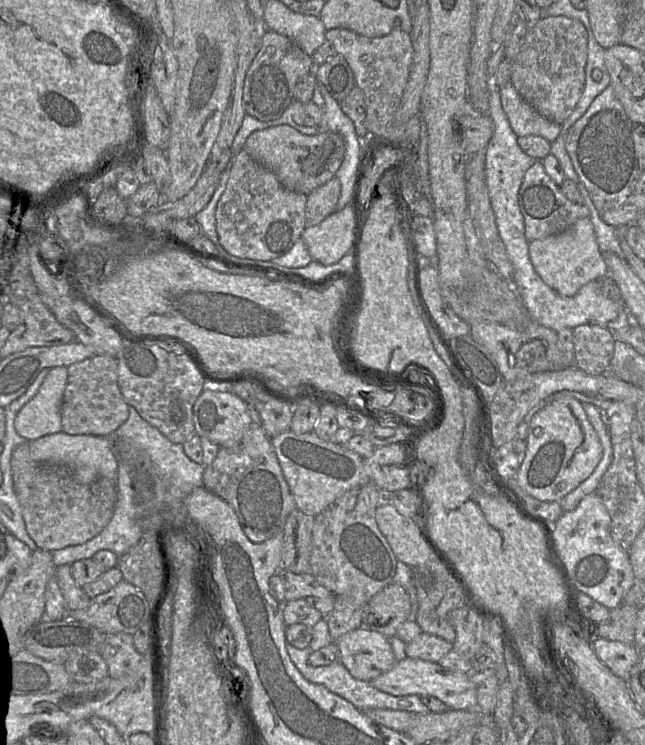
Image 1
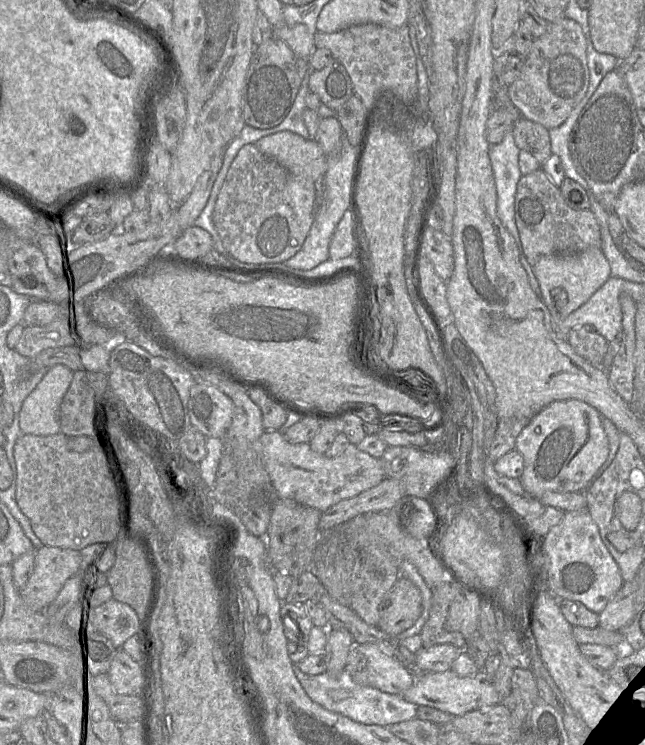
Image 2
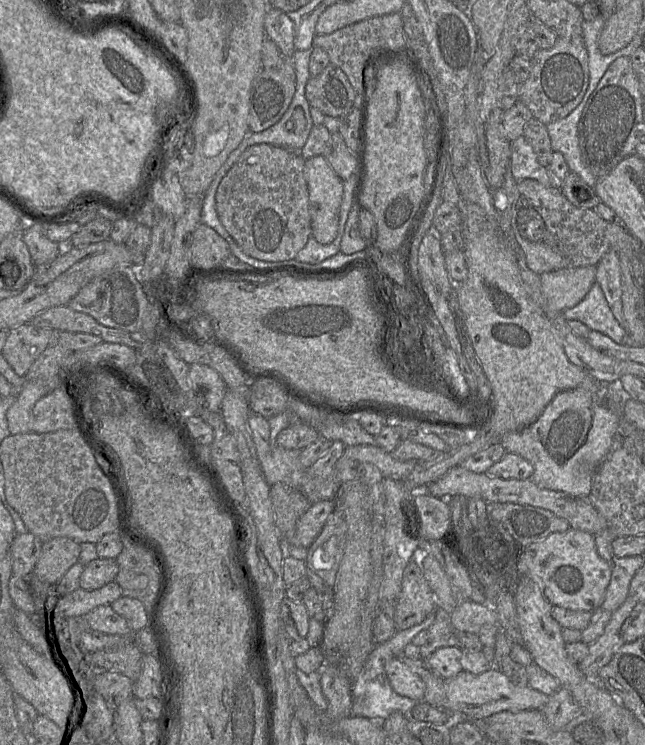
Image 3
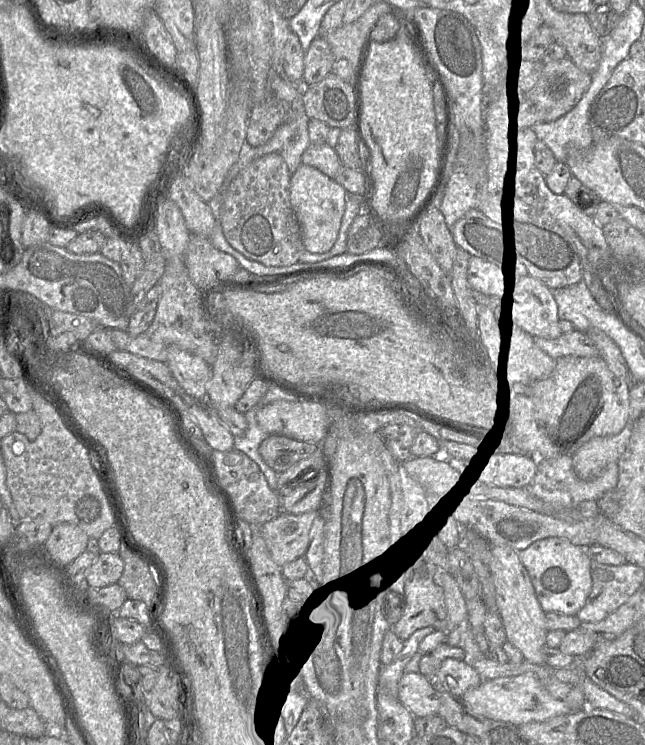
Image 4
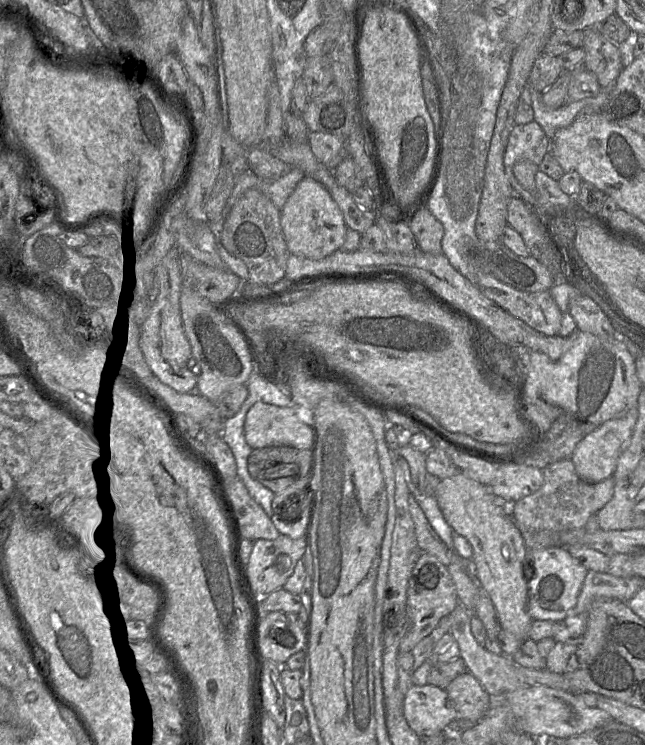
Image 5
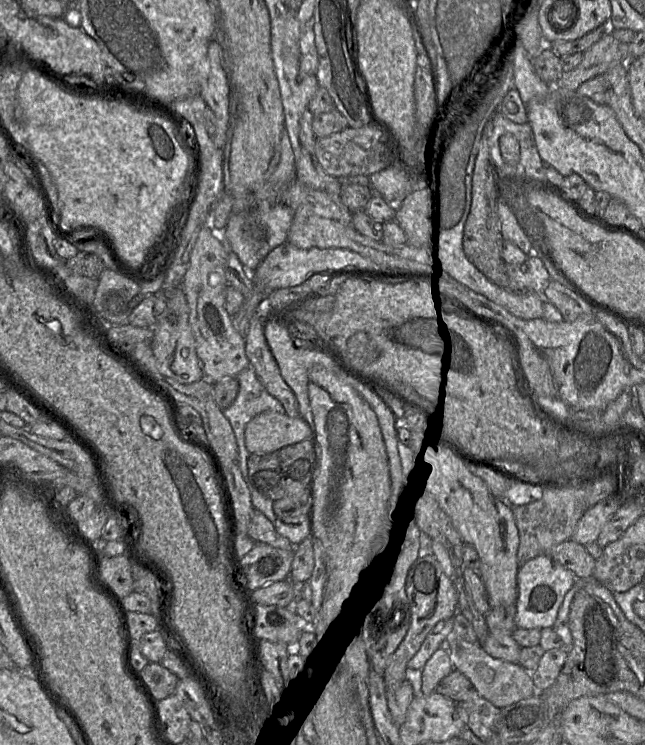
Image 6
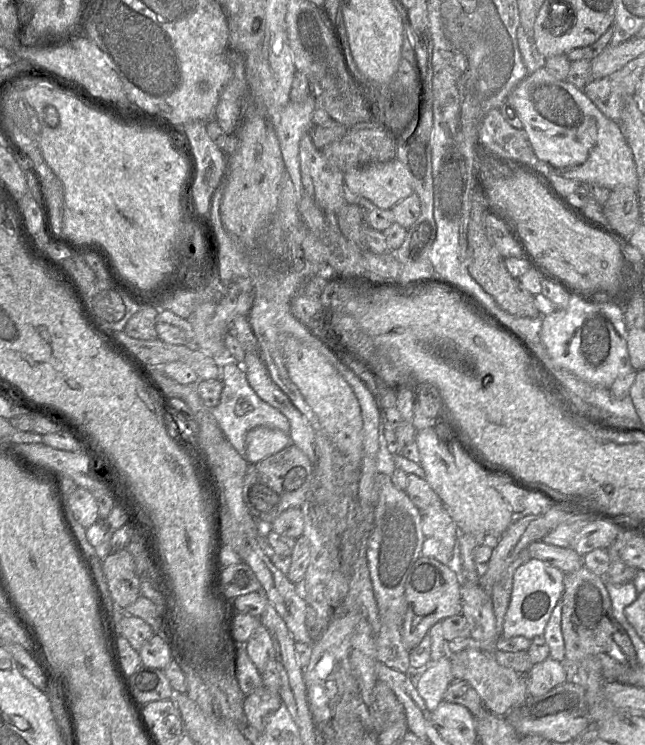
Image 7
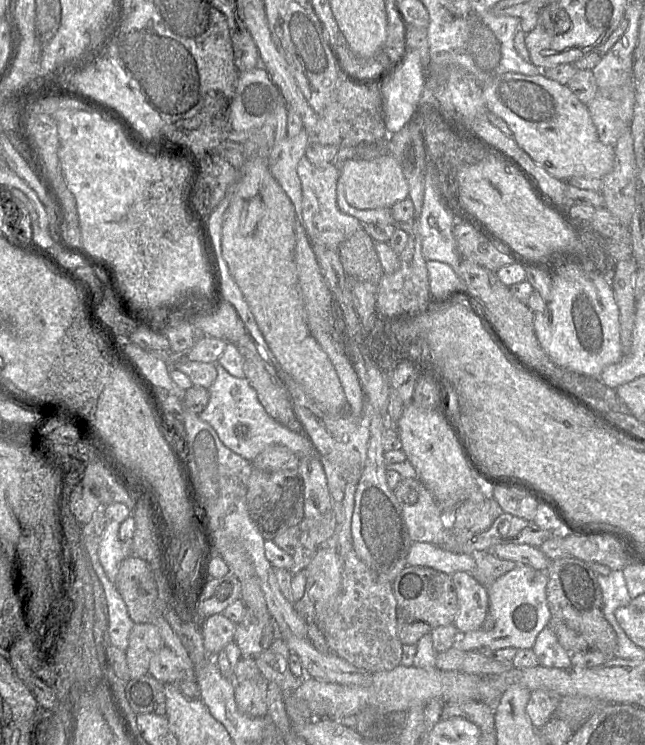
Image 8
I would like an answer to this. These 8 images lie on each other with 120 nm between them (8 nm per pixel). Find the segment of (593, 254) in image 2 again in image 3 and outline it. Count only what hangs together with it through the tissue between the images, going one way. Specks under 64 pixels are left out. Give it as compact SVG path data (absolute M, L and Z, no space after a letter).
M596 265L564 268L540 275L542 292L551 311L563 313L580 303L595 283Z

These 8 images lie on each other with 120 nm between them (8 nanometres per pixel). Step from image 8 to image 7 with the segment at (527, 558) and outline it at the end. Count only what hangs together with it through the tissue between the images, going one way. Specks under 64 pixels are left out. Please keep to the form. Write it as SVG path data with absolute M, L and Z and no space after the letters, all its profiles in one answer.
M534 541L528 546L528 551L531 558L542 560L564 573L577 571L584 566L583 556L580 556L570 547L560 547L543 541Z

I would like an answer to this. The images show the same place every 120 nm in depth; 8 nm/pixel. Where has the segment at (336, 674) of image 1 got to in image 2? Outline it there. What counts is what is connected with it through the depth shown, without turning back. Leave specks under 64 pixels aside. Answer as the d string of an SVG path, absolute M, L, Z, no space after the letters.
M297 664L293 665L293 669L301 686L314 702L327 710L340 713L355 721L391 726L417 716L418 705L406 700L402 695L388 693L355 682L346 667L336 676L327 672L319 675L308 675L300 671Z

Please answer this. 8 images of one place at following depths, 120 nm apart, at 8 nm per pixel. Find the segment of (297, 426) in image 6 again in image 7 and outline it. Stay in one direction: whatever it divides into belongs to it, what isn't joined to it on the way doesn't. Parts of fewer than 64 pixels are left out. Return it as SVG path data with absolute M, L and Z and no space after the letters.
M266 426L255 427L246 435L246 460L249 464L258 463L290 444L292 444L290 433Z

